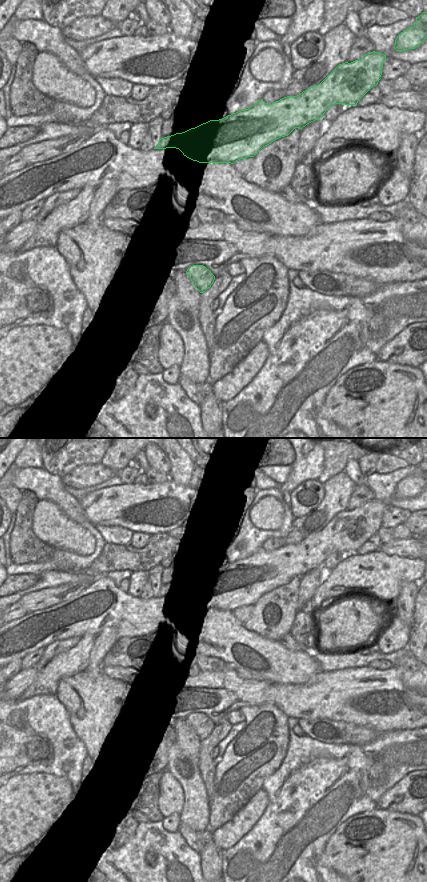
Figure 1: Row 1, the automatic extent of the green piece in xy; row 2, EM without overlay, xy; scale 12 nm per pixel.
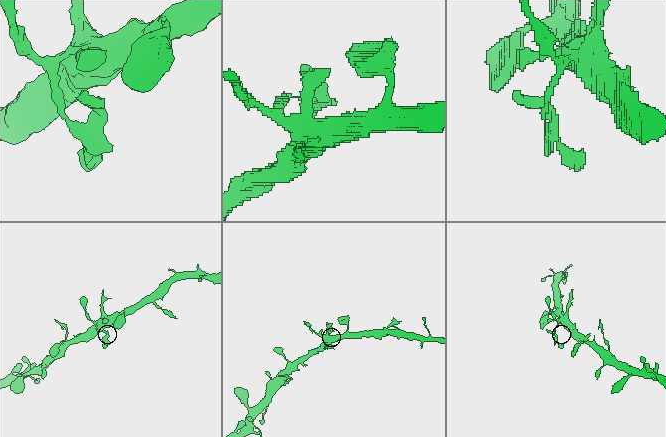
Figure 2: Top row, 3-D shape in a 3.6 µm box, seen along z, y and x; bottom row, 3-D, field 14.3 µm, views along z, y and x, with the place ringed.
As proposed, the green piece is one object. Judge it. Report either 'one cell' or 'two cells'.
one cell

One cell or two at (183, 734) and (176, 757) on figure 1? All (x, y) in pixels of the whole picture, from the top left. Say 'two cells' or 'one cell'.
two cells

